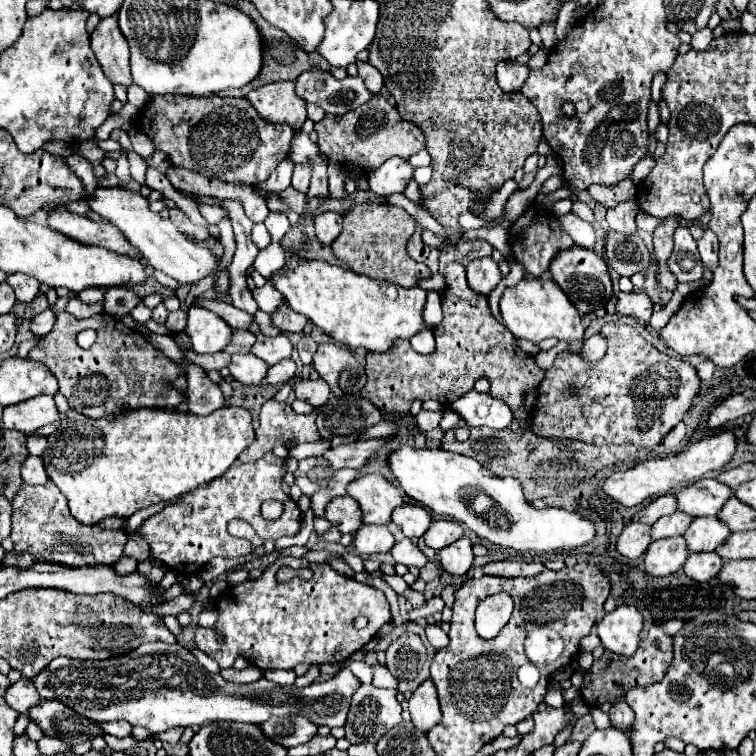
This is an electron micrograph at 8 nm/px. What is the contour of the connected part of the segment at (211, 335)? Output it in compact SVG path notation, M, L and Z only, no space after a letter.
M191 306L185 330L197 354L221 352L231 342L231 326L207 308Z

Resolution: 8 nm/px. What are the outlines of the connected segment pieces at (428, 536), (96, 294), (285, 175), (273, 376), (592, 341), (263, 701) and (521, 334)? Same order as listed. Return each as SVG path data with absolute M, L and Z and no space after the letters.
M435 520L423 538L429 548L439 552L441 548L463 538L463 526L455 520Z
M87 288L87 290L81 290L77 294L79 300L83 300L85 304L95 304L95 302L103 302L105 298L105 290L99 290L99 288Z
M285 158L275 170L273 170L273 174L269 176L269 180L265 180L263 184L259 184L259 186L255 186L257 188L257 192L261 194L261 196L265 196L265 194L269 194L269 192L281 192L281 190L285 190L285 188L289 188L291 186L291 172L293 172L293 160L291 158Z
M287 358L287 360L269 368L267 382L273 384L273 386L281 386L281 384L289 382L293 376L295 376L295 362L291 358Z
M595 334L587 340L583 340L583 346L577 354L587 362L599 362L599 358L603 358L607 354L607 338L603 334Z
M151 642L107 660L55 658L33 678L33 684L41 698L59 700L91 722L125 720L131 726L143 726L151 734L159 734L173 726L203 726L213 720L263 724L271 716L285 714L301 714L317 726L343 726L351 696L361 680L349 670L339 670L333 678L313 682L303 690L279 686L265 678L251 684L233 684L221 674L207 672L195 654L181 644Z
M535 276L523 278L519 284L505 288L499 308L501 308L501 318L503 318L505 328L515 338L525 338L535 344L539 344L545 338L583 340L581 316L575 310L575 306L569 302L569 298L563 294L563 290L553 280L535 278Z

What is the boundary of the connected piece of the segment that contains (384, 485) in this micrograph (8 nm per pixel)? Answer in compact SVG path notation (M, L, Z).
M367 474L349 484L347 494L353 496L363 512L363 524L387 524L391 512L403 504L403 494L381 474Z

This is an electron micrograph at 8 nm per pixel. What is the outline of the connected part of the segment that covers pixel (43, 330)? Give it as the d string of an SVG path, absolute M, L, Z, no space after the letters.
M47 308L45 312L37 314L37 316L31 320L31 332L37 334L37 336L45 336L45 334L49 334L49 330L53 328L53 324L55 324L55 314L53 314L51 308Z

